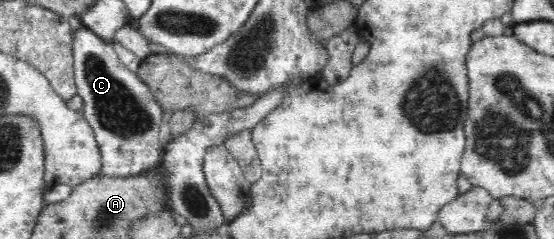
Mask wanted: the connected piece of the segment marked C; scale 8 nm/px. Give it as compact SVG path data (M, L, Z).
M83 24L72 33L72 51L74 52L76 94L83 99L83 116L94 131L100 148L102 162L100 174L111 177L130 177L141 175L144 171L157 167L162 160L159 132L163 122L163 107L155 101L147 84L136 76L135 71L128 70L125 64L121 63L112 41L99 37Z

